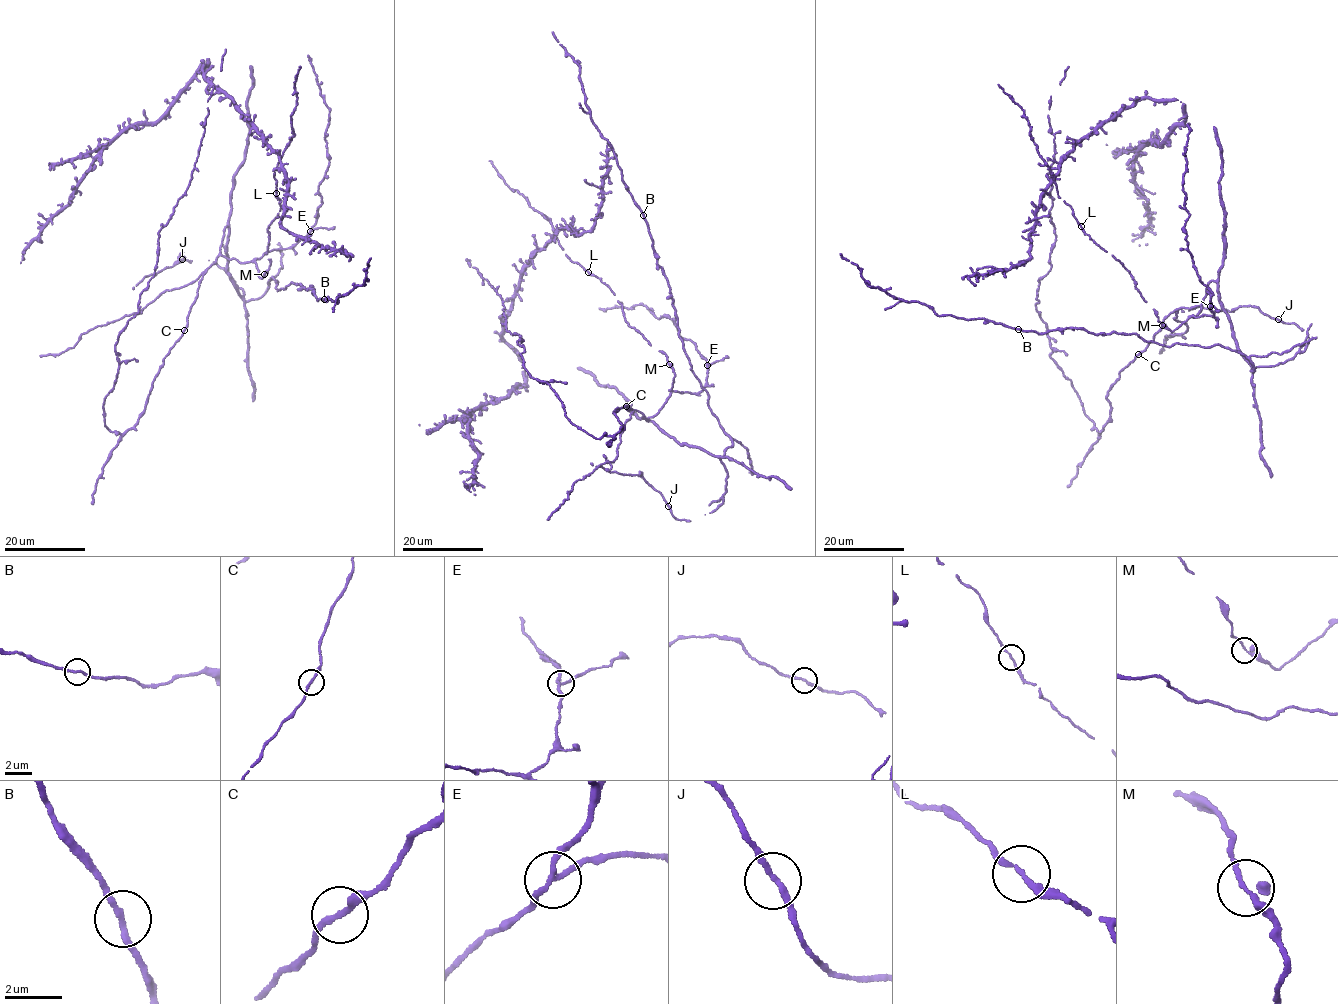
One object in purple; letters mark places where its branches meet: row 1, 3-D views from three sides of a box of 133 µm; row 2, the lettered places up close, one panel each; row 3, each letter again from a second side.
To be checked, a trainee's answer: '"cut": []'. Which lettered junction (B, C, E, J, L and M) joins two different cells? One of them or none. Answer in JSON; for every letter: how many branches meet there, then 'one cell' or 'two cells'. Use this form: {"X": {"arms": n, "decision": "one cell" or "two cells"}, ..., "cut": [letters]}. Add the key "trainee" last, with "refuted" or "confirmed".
{"B": {"arms": 2, "decision": "one cell"}, "C": {"arms": 2, "decision": "one cell"}, "E": {"arms": 3, "decision": "two cells"}, "J": {"arms": 2, "decision": "one cell"}, "L": {"arms": 2, "decision": "one cell"}, "M": {"arms": 2, "decision": "one cell"}, "cut": ["E"], "trainee": "refuted"}

